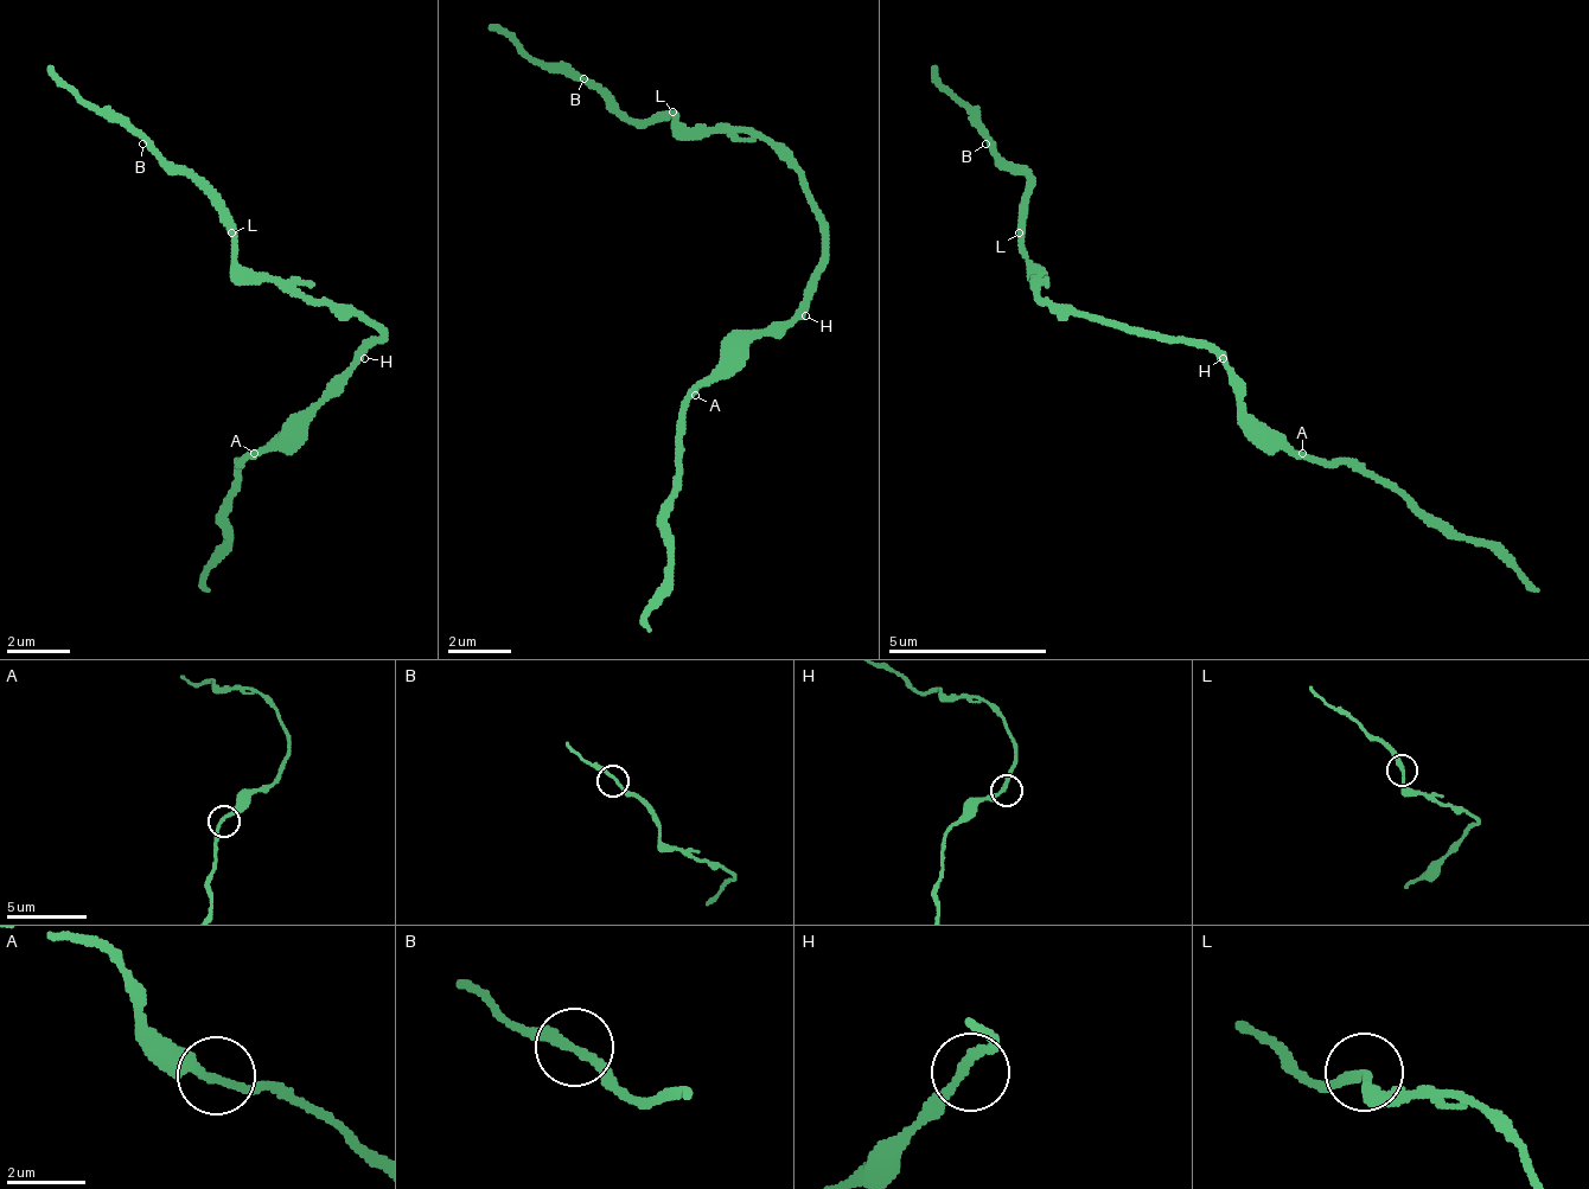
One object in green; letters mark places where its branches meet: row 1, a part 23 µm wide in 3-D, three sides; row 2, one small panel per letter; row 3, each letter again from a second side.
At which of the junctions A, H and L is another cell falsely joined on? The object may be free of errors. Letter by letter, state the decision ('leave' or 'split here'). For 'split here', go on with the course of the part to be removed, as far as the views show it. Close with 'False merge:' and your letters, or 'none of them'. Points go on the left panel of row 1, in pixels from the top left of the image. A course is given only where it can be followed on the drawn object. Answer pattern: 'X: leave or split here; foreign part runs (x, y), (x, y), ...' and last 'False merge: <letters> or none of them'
A: leave
H: leave
L: leave
False merge: none of them

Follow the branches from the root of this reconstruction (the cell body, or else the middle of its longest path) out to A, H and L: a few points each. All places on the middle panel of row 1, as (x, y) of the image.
A: (822, 237), (822, 268), (814, 276), (814, 292), (782, 324), (766, 324), (695, 395)
H: (822, 237), (822, 268), (814, 276), (814, 300), (805, 308), (805, 315)
L: (822, 237), (822, 221), (814, 212), (805, 181), (766, 141), (695, 134), (671, 109)

